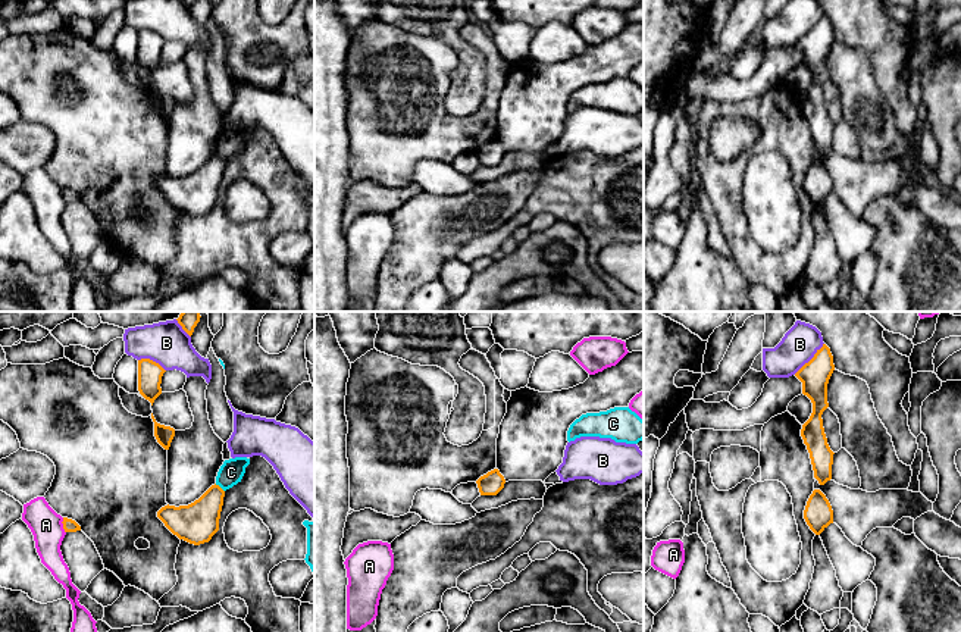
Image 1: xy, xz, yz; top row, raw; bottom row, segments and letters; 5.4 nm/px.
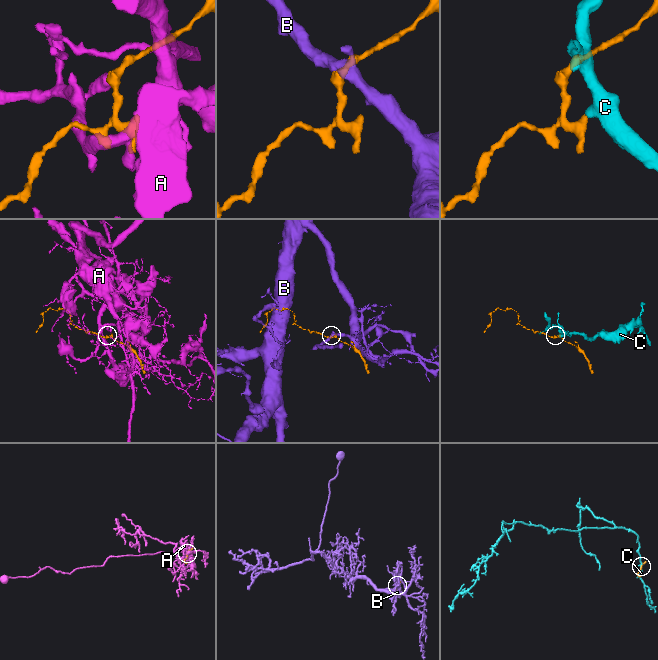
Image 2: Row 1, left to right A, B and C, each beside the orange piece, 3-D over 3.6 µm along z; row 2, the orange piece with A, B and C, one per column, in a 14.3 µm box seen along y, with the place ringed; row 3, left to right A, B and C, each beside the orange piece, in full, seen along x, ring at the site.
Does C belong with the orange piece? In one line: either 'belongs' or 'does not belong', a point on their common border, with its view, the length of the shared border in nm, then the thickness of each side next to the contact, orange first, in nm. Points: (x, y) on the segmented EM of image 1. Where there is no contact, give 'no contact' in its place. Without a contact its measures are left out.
does not belong; meets orange in xy at (219, 487); contact 70 nm long; 220 nm thick on the orange side, 140 nm on the other

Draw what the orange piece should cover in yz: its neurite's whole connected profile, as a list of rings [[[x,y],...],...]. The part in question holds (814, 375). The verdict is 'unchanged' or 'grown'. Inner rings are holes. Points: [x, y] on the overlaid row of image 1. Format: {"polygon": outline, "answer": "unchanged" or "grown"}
{"polygon": [[[823,344],[814,357],[795,376],[802,382],[802,394],[813,403],[813,413],[802,425],[801,437],[810,453],[814,478],[820,485],[832,479],[833,451],[823,428],[823,412],[829,407],[827,384],[835,370],[830,348]]], "answer": "unchanged"}

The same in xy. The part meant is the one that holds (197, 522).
{"polygon": [[[215,484],[188,506],[175,507],[168,504],[162,507],[157,517],[179,539],[200,545],[209,542],[219,531],[223,497],[225,491]]], "answer": "unchanged"}

